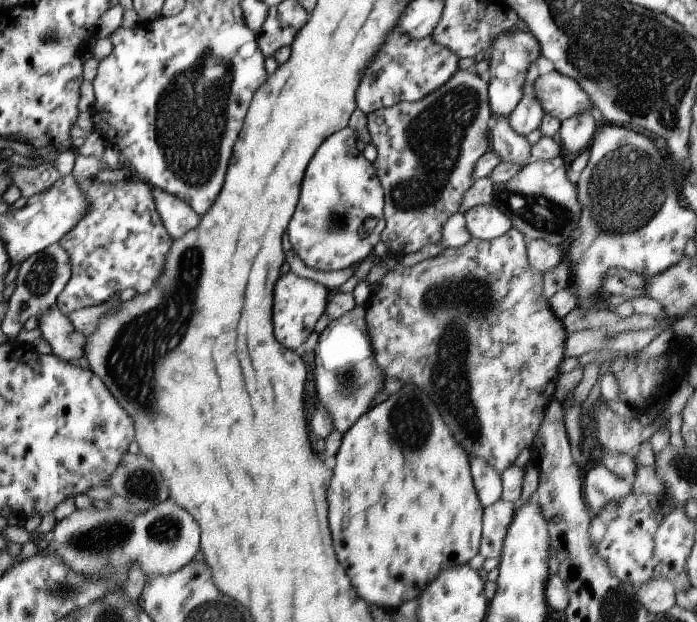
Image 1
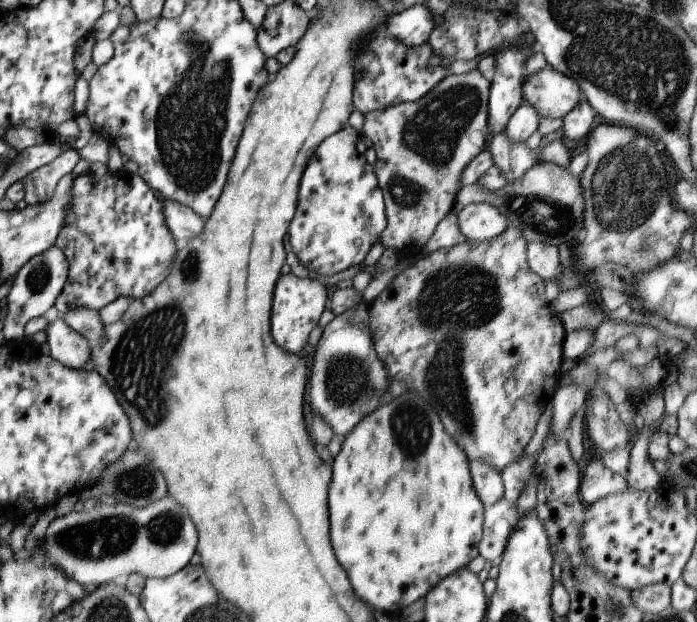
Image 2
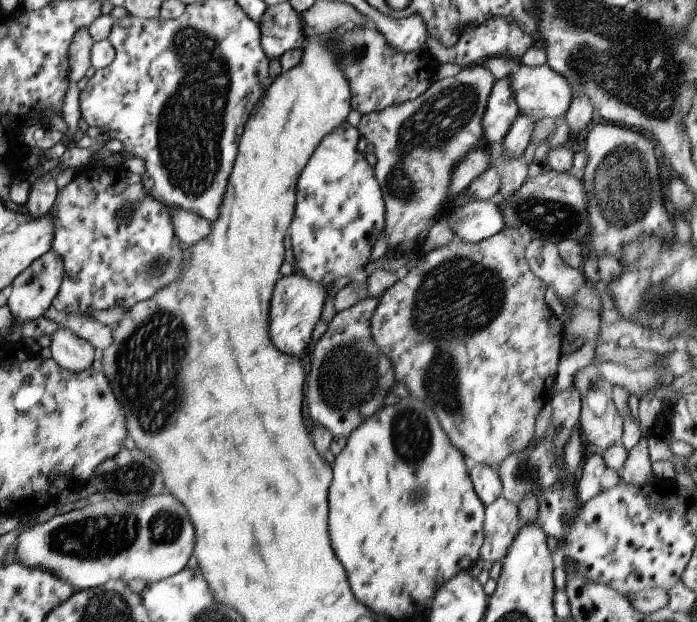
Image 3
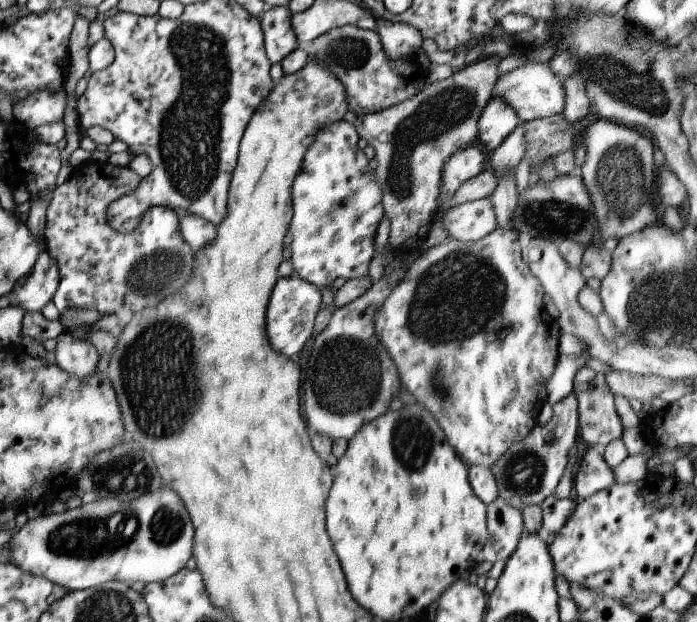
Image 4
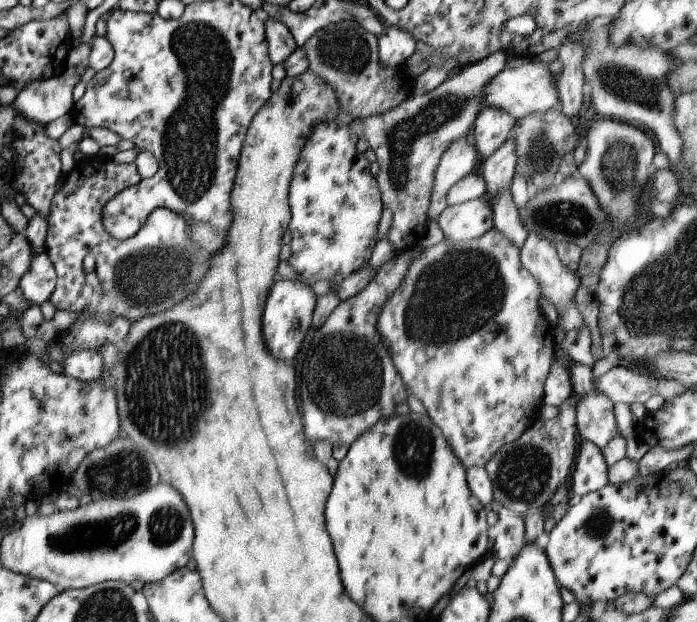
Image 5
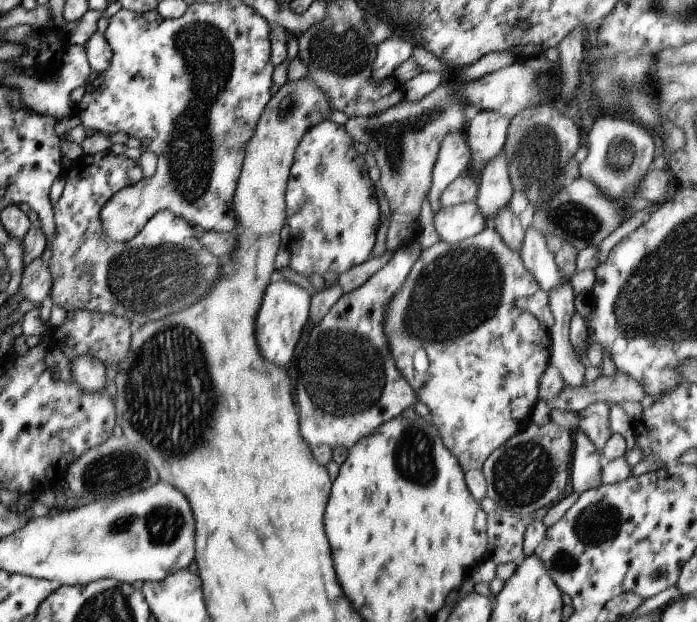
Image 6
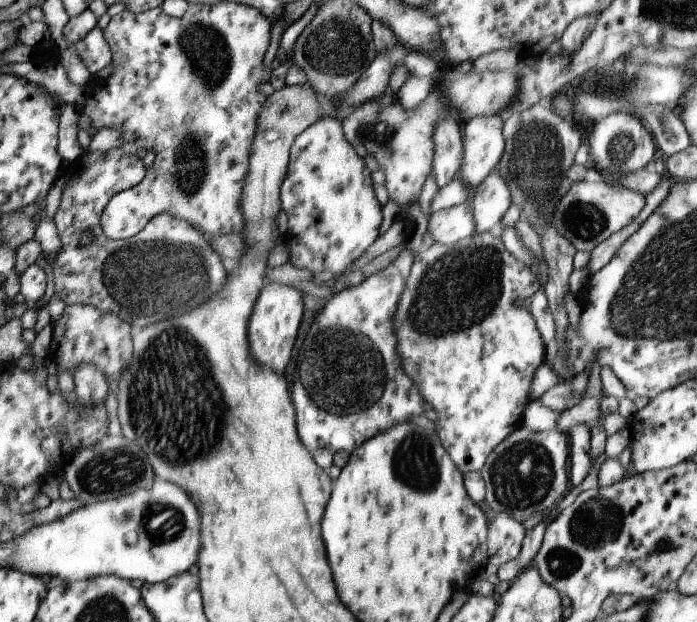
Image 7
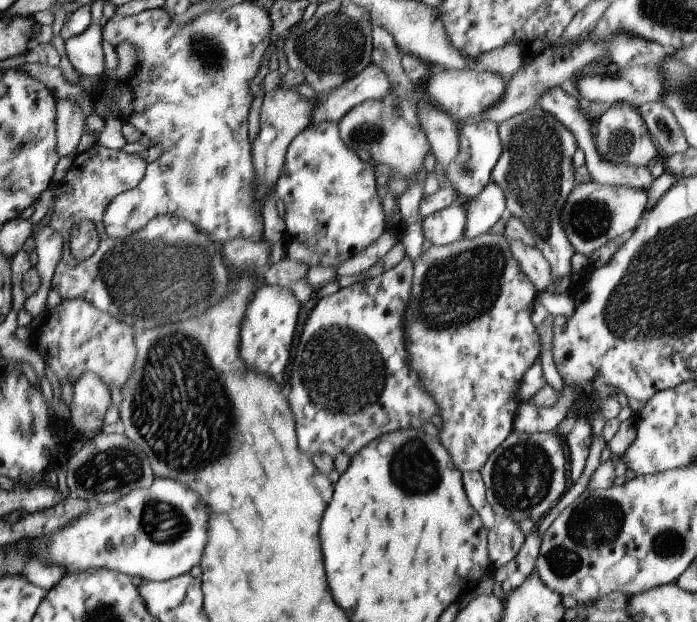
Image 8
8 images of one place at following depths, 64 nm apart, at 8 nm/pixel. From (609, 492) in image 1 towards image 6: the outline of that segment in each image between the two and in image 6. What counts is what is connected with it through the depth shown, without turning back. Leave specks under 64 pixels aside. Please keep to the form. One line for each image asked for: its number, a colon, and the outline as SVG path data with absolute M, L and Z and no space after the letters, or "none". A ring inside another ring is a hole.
2: M591 460L581 476L581 484L579 484L579 496L581 496L581 504L589 506L595 500L601 500L603 496L609 494L619 494L627 488L627 480L621 474L615 474L613 470L609 470L603 460Z
3: M591 454L587 460L583 460L581 476L575 480L575 492L579 506L595 498L599 492L607 492L609 488L617 486L621 482L619 472L611 470L601 454Z
4: M589 448L581 456L575 468L577 468L577 474L573 478L573 488L575 488L573 500L575 502L581 502L615 484L613 470L603 460L603 454L599 448Z
5: M583 442L575 454L573 470L571 470L571 498L577 502L581 496L589 492L597 492L607 486L607 464L603 458L603 450L593 442Z
6: M577 430L573 434L573 454L569 464L569 484L573 492L583 494L589 488L601 486L601 464L599 464L599 452L593 446L593 442Z

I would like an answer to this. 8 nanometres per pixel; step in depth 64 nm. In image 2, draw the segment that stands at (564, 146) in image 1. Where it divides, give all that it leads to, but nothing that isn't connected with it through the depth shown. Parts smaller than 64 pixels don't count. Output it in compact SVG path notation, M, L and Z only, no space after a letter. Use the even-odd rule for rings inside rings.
M581 98L563 118L563 138L567 138L567 142L579 142L583 138L589 136L589 132L593 130L597 116L595 110L591 108L591 104Z

